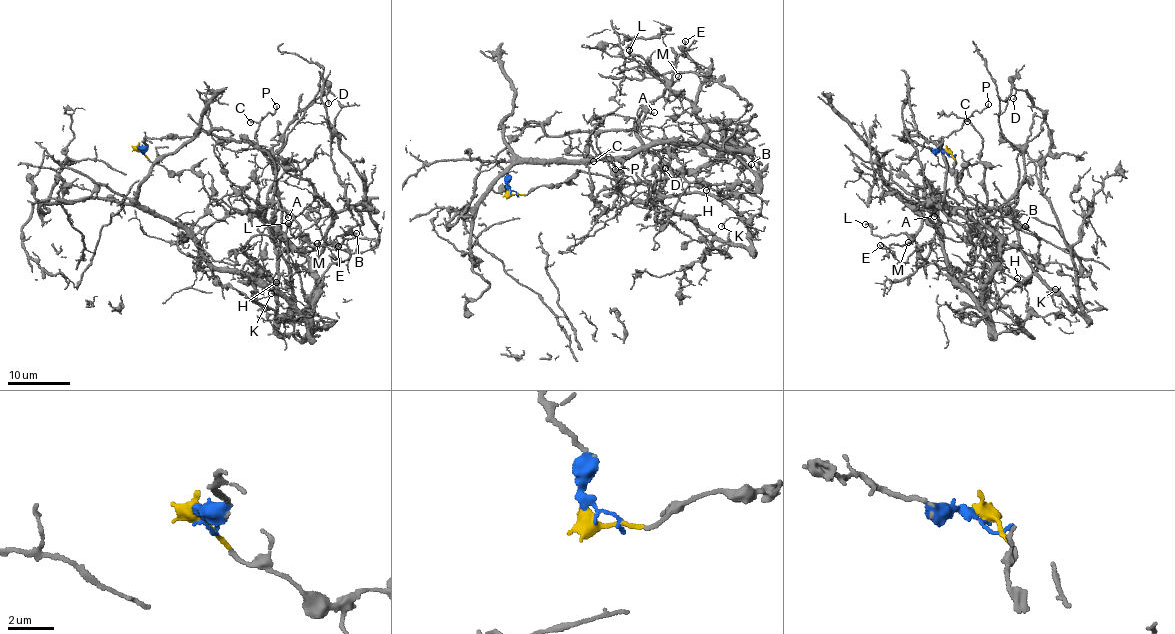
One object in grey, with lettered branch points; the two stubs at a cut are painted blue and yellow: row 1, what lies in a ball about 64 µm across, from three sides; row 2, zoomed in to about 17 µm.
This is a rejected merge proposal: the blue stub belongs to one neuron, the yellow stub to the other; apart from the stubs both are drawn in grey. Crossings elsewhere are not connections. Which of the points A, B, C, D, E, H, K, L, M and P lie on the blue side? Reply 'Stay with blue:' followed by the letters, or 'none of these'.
Stay with blue: A, C, E, L, M, P

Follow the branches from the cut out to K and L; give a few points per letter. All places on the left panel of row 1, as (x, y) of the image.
K: (139, 149), (168, 170), (191, 170), (228, 211), (257, 212), (286, 263), (291, 285), (289, 297), (270, 294)
L: (137, 149), (147, 137), (207, 132), (250, 141), (273, 163), (274, 201), (304, 234), (295, 236), (288, 223)

